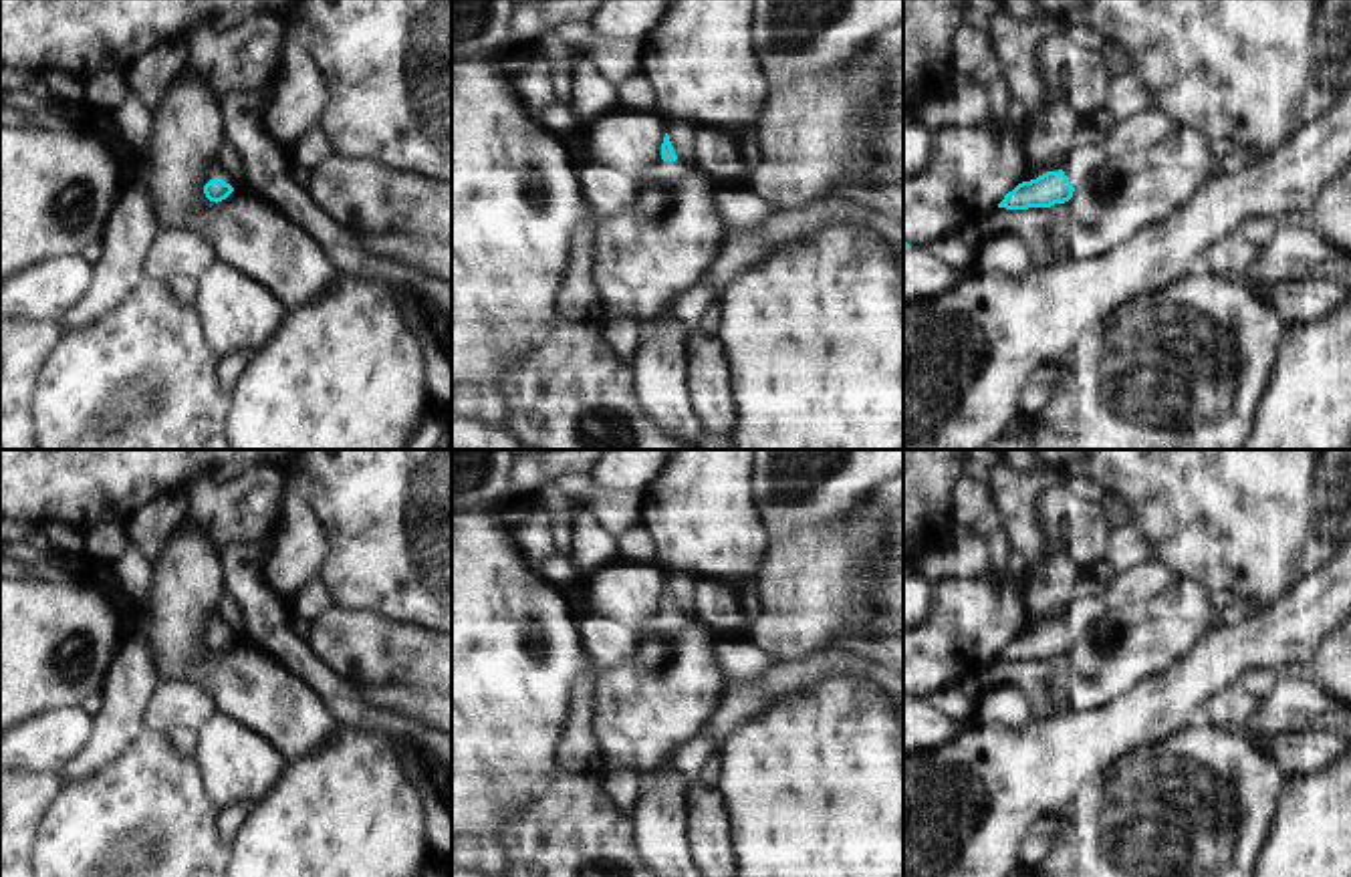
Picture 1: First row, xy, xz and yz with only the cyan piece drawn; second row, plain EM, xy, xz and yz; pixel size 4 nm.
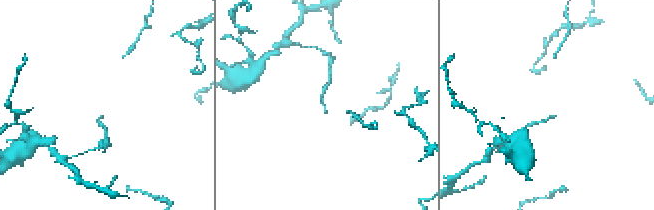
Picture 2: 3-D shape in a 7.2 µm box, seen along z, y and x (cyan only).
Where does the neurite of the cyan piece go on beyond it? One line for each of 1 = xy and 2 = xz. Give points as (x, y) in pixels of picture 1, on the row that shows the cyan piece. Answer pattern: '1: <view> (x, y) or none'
1: xy (214, 170)
2: xz (664, 176)

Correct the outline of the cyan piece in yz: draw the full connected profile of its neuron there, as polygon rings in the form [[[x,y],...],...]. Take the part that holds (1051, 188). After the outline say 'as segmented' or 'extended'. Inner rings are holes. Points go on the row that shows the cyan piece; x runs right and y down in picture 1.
[[[1091,143],[1071,149],[1059,171],[1047,171],[1036,179],[1018,183],[1004,196],[998,208],[1028,210],[1065,204],[1073,198],[1077,187],[1097,179],[1107,163],[1109,159],[1103,145]]] | extended

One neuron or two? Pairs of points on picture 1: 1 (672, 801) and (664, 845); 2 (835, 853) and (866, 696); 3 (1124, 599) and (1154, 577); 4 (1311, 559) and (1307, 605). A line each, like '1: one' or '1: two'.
1: one
2: one
3: one
4: two

